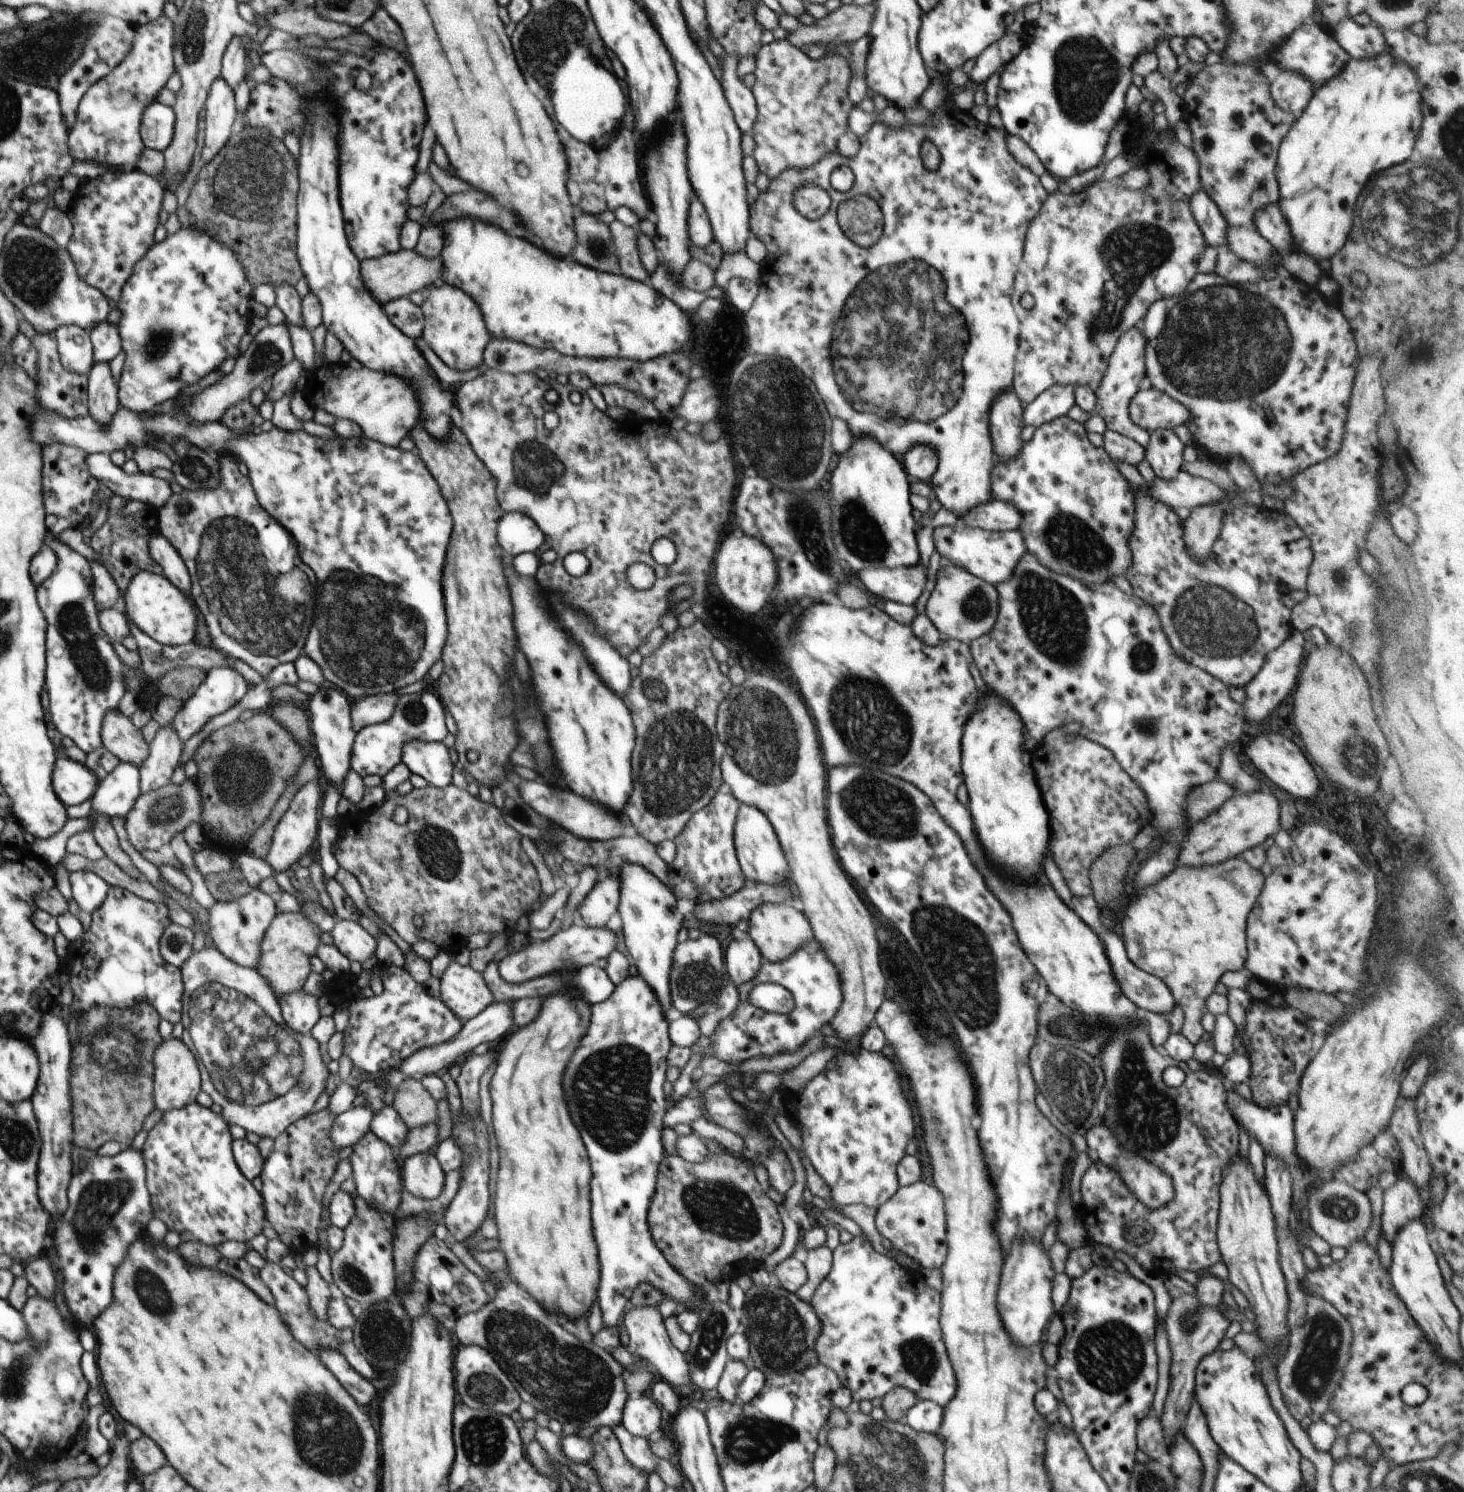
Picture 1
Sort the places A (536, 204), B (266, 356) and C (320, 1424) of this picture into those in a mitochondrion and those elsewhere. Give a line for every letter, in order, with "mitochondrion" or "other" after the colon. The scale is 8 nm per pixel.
A: other
B: mitochondrion
C: mitochondrion

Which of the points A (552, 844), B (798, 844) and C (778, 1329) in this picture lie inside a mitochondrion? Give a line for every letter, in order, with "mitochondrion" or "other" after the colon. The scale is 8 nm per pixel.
A: other
B: other
C: mitochondrion

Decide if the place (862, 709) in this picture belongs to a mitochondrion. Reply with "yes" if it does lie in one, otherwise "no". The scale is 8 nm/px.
yes

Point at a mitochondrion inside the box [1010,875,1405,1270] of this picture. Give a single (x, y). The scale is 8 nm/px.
(1147, 1115)

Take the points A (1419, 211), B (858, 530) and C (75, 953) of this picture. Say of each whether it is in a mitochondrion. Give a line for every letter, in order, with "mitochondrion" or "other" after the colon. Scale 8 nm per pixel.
A: mitochondrion
B: mitochondrion
C: other

